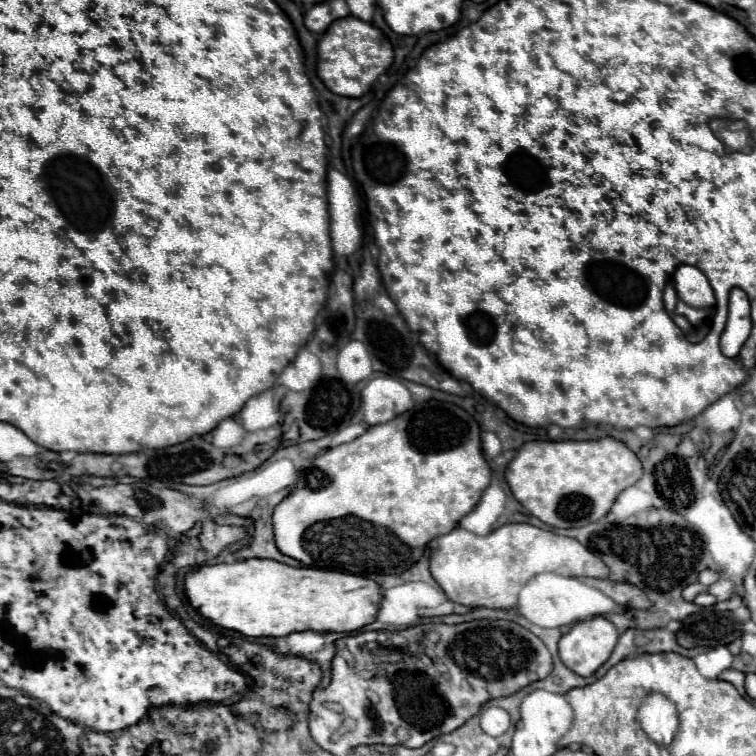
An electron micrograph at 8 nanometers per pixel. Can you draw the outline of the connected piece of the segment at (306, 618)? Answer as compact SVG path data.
M257 557L247 561L201 565L197 569L191 569L185 575L183 589L185 597L201 613L201 617L209 619L213 625L237 631L247 637L285 637L289 633L307 629L319 633L331 633L331 631L353 633L373 623L381 601L379 585L367 577L313 569L313 567L291 567L273 559L257 559Z

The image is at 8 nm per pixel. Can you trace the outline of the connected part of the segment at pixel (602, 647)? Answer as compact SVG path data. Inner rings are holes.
M593 617L587 621L579 621L571 627L569 633L565 633L559 641L559 657L565 663L565 667L569 667L573 673L581 675L581 677L591 677L607 659L609 653L613 653L613 645L617 645L617 629L611 621L607 621L605 617Z

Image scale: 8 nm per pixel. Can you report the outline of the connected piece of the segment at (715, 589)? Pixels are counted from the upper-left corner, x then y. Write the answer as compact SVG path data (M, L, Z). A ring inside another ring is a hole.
M719 579L717 583L713 583L709 587L709 593L717 597L717 601L725 601L731 597L731 593L735 591L735 583L729 581L729 579Z

